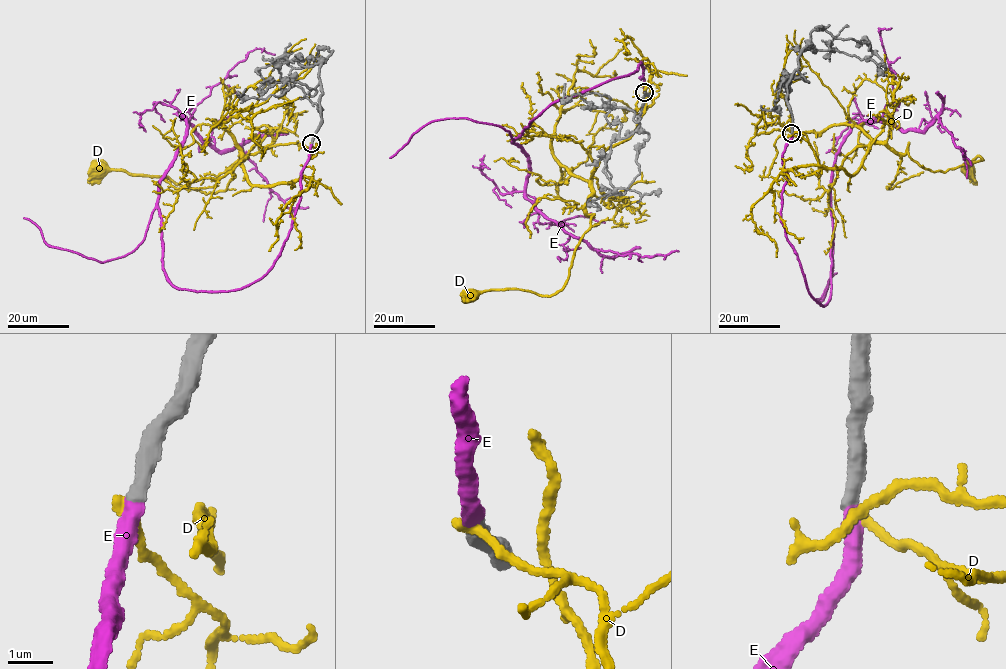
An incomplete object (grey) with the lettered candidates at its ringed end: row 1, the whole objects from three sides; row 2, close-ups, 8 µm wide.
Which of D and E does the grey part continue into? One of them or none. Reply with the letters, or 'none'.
E

